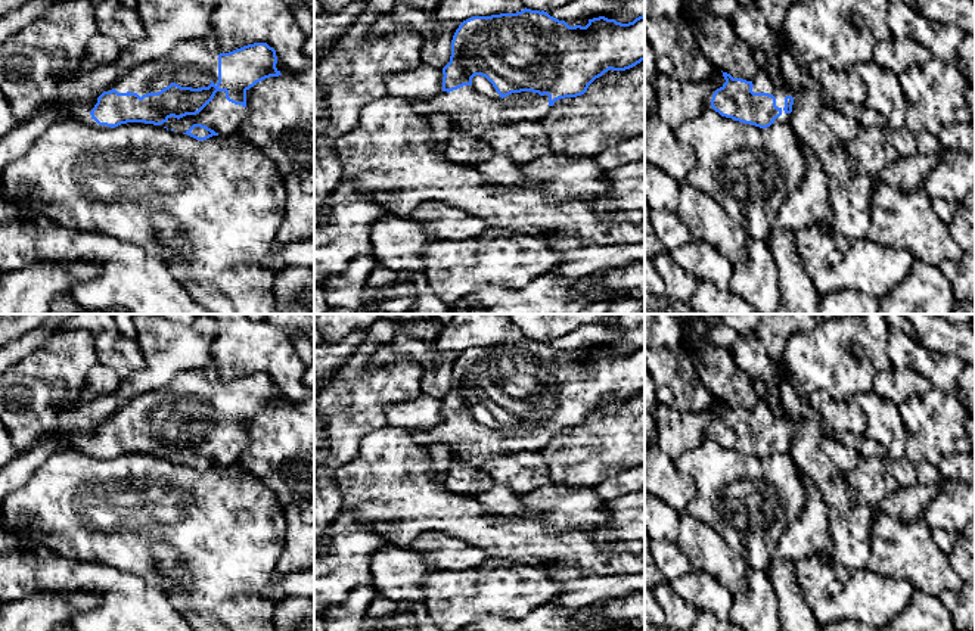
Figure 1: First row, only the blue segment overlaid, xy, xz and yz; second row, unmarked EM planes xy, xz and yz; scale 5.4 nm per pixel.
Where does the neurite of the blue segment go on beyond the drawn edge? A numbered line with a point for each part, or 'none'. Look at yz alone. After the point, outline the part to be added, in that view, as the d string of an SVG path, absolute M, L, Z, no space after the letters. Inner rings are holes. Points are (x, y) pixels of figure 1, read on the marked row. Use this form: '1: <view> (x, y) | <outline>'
1: yz (761, 81) | M760 69L758 74L754 77L752 84L754 84L754 87L752 87L754 93L768 93L776 97L776 106L782 109L782 115L774 119L774 124L789 124L791 114L786 114L783 111L785 97L792 96L794 105L795 105L797 91L774 86L773 81L770 80L770 77L767 75L767 72L763 69ZM792 105L792 109L794 109L794 105Z

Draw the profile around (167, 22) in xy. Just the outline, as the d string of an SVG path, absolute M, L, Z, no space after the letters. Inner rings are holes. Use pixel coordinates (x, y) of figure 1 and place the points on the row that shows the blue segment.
M137 0L137 13L143 21L145 35L134 41L128 49L121 50L119 57L114 63L97 66L91 71L80 68L74 78L68 78L58 84L58 97L62 102L93 100L131 68L146 60L156 62L184 40L202 38L211 31L211 12L217 0Z

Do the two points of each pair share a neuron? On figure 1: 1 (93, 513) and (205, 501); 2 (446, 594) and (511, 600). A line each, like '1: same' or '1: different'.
1: same
2: same

